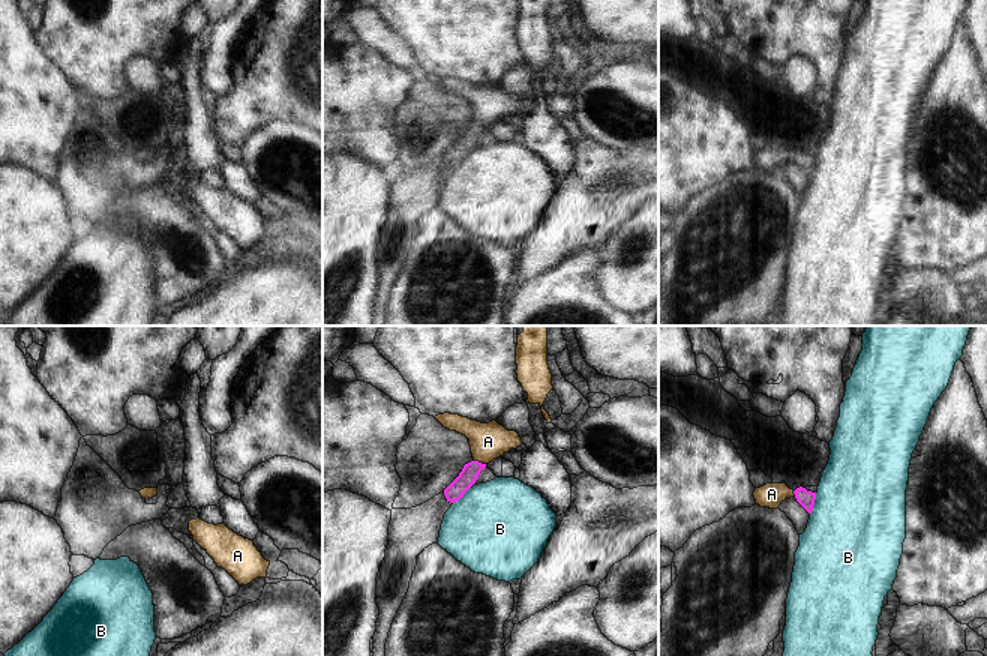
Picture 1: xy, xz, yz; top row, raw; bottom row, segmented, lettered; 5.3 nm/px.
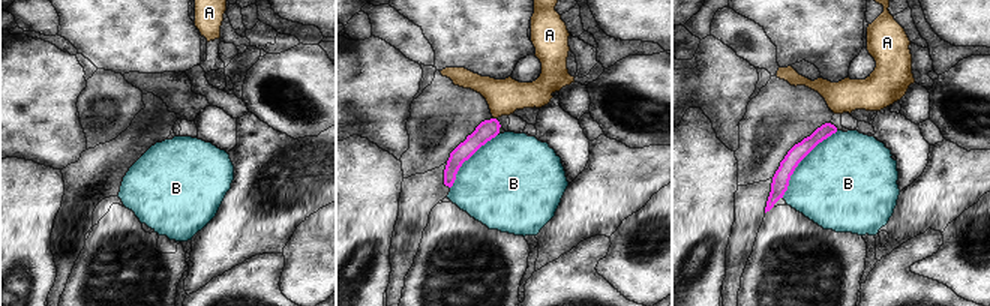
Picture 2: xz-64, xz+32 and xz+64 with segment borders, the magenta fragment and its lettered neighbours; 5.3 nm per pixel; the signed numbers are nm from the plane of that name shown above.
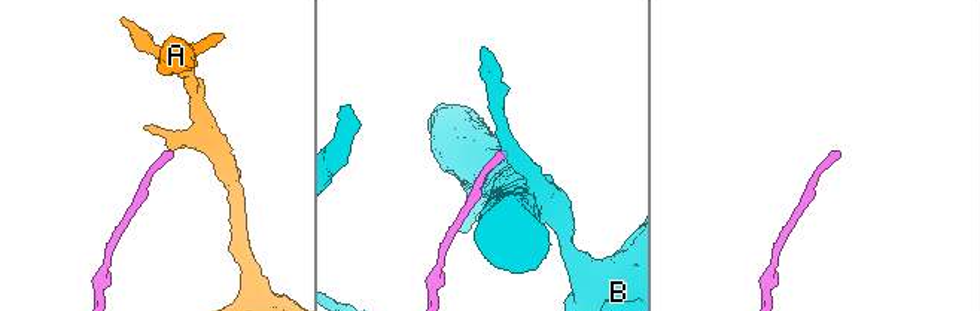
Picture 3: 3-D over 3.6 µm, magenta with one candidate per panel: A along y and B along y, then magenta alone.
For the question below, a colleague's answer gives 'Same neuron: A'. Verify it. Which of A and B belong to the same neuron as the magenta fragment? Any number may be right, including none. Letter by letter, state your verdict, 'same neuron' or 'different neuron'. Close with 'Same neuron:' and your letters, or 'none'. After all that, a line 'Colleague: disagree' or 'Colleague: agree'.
A: same neuron
B: different neuron
Same neuron: A
Colleague: agree

